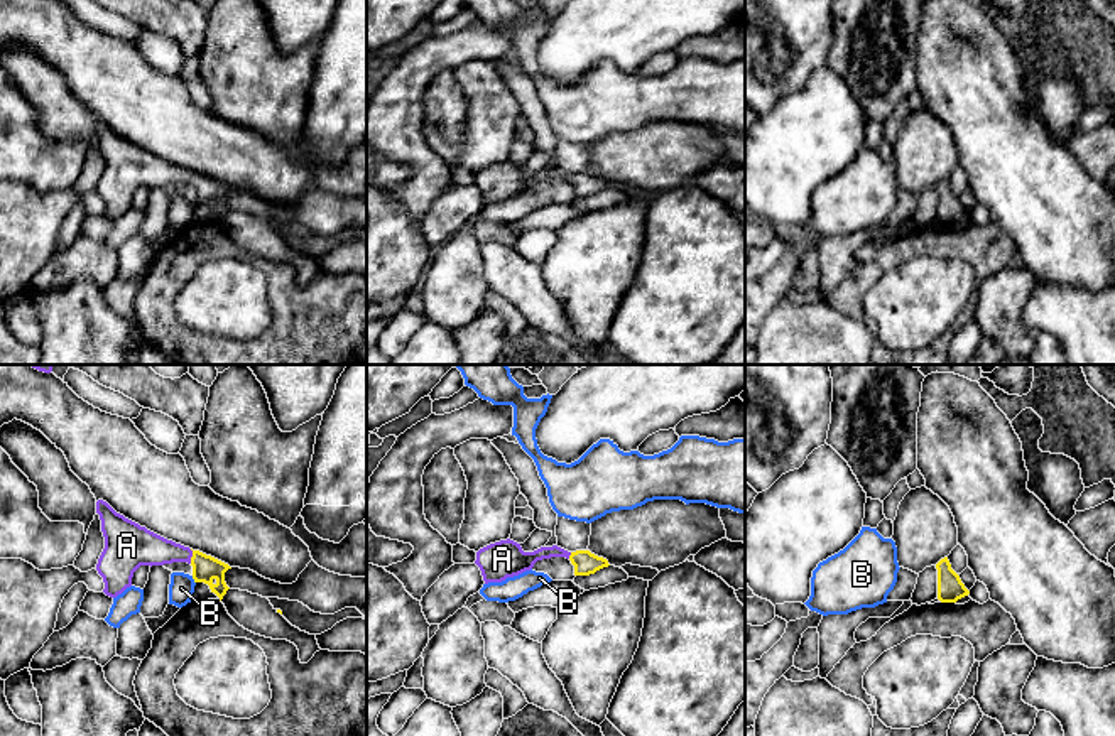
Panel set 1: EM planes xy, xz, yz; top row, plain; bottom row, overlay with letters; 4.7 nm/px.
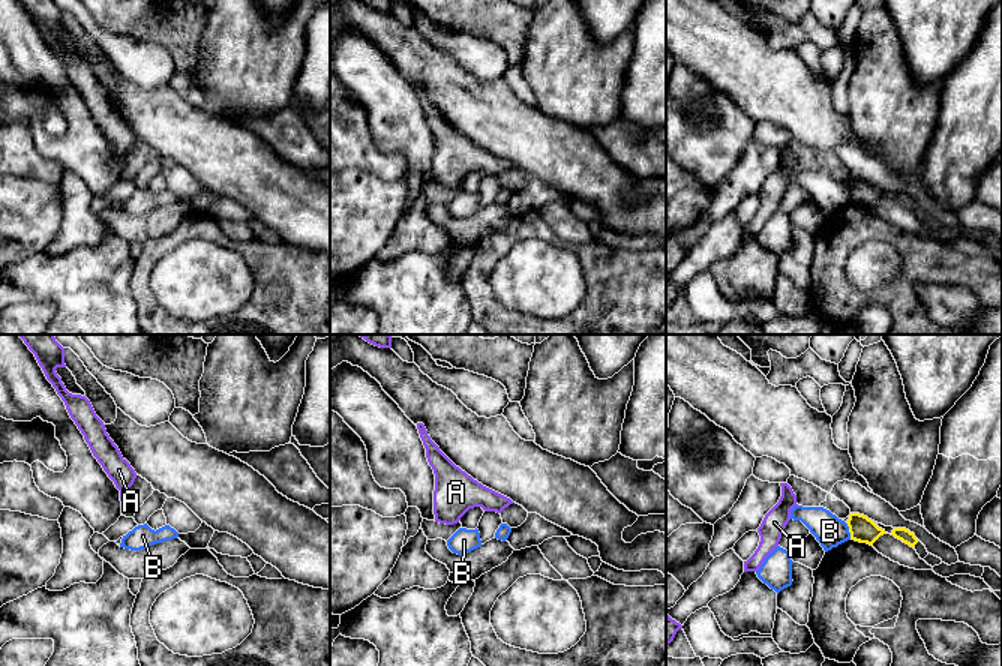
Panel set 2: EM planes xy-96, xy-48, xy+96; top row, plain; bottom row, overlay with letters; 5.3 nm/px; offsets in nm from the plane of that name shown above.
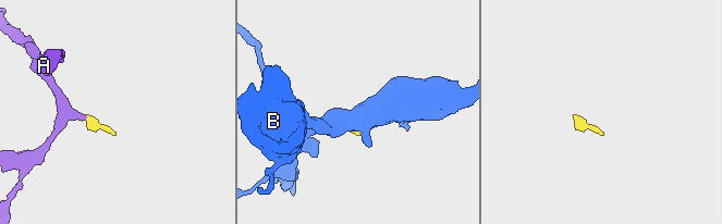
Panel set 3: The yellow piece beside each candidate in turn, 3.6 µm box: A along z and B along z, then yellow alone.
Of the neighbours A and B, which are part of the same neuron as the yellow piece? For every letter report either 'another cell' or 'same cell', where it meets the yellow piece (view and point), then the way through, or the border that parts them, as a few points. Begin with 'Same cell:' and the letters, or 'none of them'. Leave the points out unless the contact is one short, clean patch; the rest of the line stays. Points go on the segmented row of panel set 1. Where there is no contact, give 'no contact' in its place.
Same cell: A
A: same cell | xy (193, 556) | across xy (205, 568), (193, 556), (142, 547)
B: another cell | xy (193, 578) | along xy (191, 576), (195, 583)

